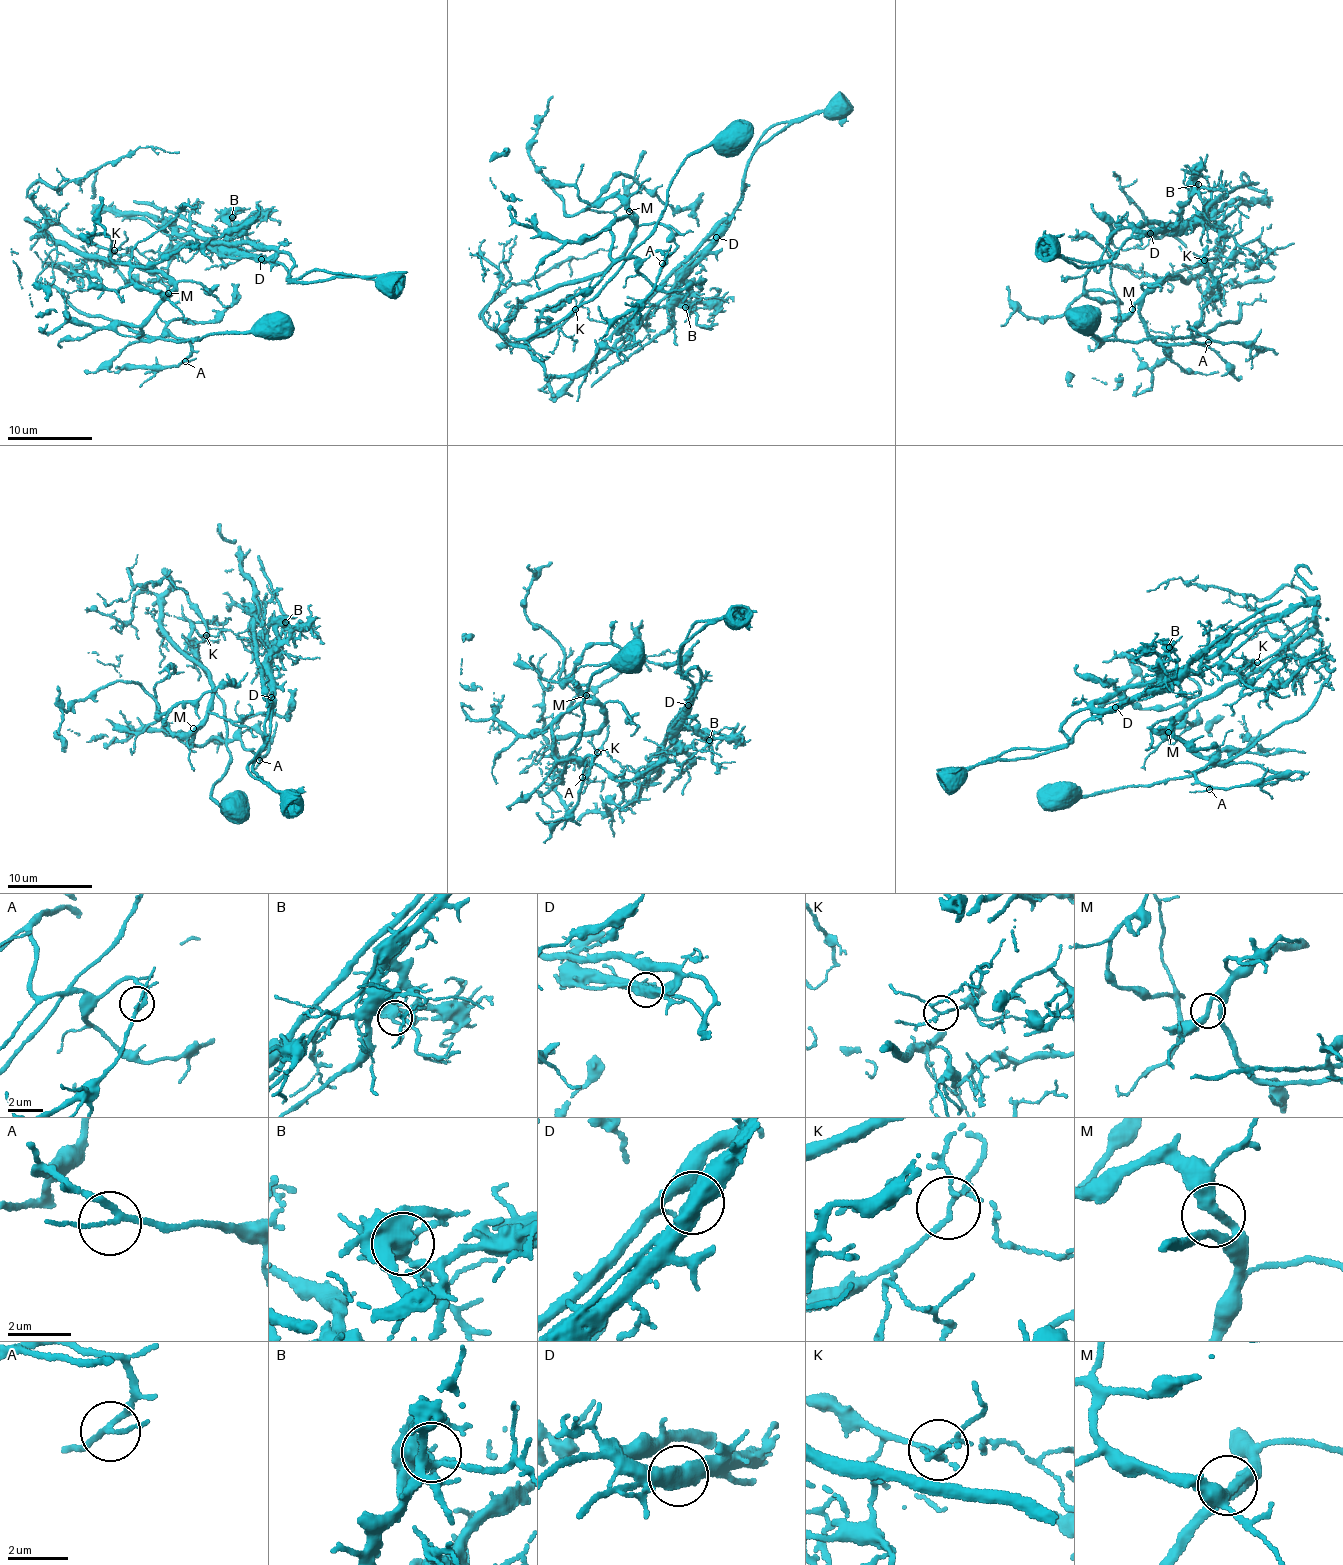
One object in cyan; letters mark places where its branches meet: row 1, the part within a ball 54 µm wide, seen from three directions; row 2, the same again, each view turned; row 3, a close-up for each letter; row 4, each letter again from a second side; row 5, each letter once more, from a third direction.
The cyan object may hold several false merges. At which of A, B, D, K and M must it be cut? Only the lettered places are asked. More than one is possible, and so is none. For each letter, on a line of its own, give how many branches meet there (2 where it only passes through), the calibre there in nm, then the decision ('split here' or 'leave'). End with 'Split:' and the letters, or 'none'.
A: 3 | 130 nm | leave
B: 3 | 440 nm | leave
D: 2 | 550 nm | split here
K: 4 | 120 nm | split here
M: 2 | 300 nm | leave
Split: D, K

